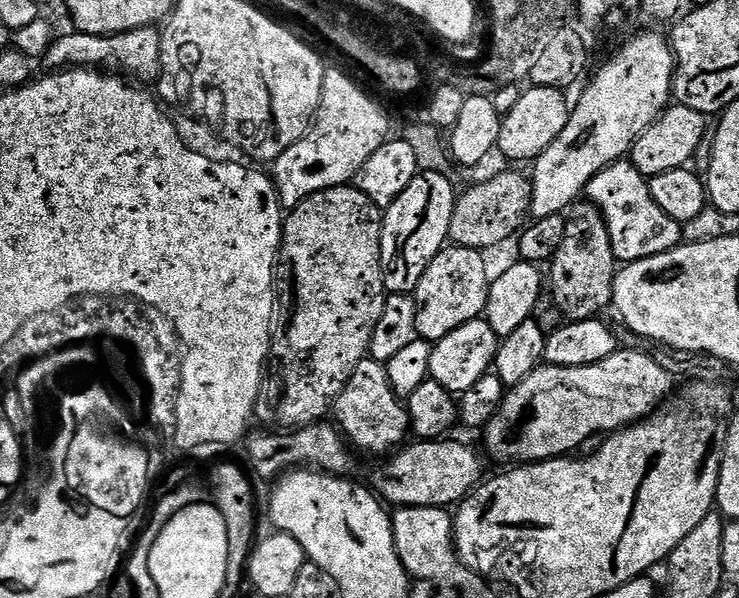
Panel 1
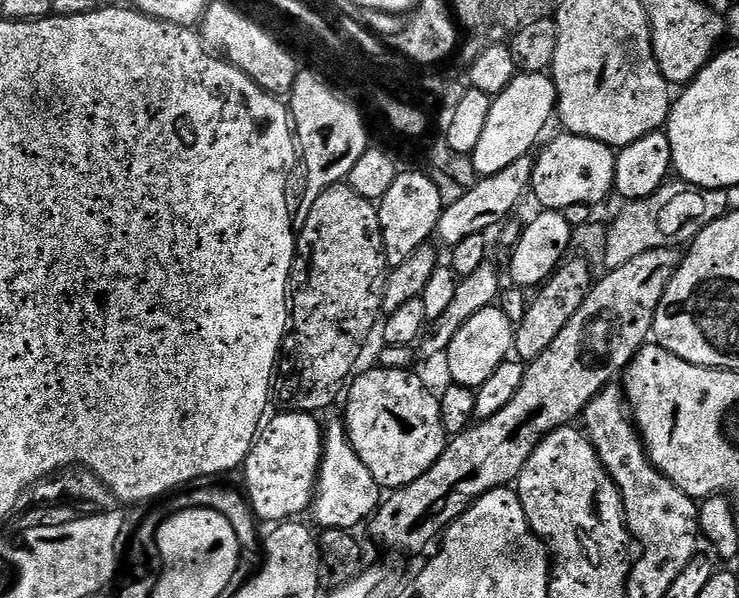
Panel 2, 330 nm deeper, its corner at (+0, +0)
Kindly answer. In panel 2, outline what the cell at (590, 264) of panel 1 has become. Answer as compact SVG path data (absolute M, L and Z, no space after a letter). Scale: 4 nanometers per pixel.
M565 259L560 267L543 284L539 285L535 293L537 296L533 300L531 297L530 303L525 307L522 322L514 328L515 359L521 362L538 359L546 350L546 346L550 346L550 342L554 342L554 338L562 334L562 326L566 326L566 322L570 322L574 314L578 314L578 306L586 302L588 291L592 289L594 283L594 275L592 276L594 272L587 260L572 259Z

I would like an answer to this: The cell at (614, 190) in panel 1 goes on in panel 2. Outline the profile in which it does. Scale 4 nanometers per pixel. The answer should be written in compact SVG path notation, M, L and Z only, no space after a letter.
M559 134L548 145L545 143L539 149L540 157L535 157L530 185L531 195L536 195L536 200L544 210L563 210L568 206L579 203L589 206L597 206L609 195L613 195L616 183L614 182L614 170L616 169L616 152L608 145L591 140L585 136L573 136L571 134Z

